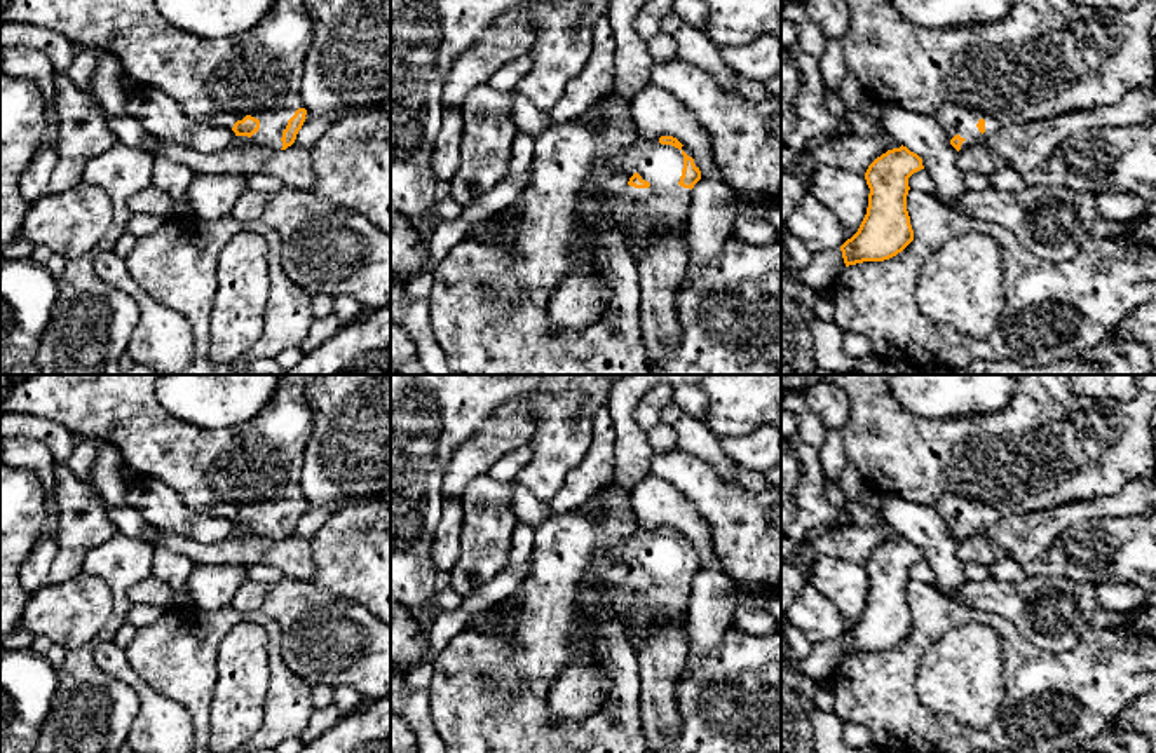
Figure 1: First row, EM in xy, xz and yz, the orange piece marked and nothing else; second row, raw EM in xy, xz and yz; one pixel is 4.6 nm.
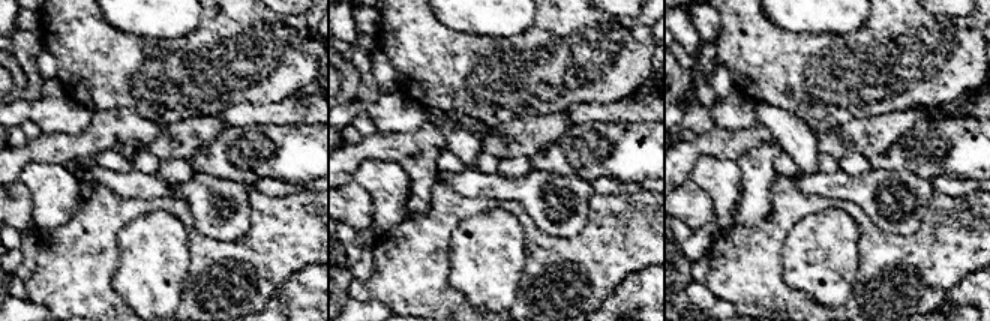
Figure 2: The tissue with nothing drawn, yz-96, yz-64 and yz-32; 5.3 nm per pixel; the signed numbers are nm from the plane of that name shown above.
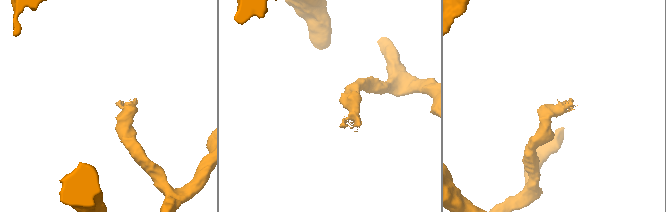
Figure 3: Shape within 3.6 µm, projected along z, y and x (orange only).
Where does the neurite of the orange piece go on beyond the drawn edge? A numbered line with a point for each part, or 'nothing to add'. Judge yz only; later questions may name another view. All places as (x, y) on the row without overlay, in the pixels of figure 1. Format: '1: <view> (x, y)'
1: yz (1048, 447)

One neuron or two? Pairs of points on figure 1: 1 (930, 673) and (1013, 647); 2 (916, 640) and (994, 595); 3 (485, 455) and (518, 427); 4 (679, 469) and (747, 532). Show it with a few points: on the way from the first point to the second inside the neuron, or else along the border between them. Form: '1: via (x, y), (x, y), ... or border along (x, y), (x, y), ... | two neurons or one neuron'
1: border along (975, 621), (987, 626), (998, 637), (1005, 691) | two neurons
2: border along (963, 603), (996, 612), (1010, 623) | two neurons
3: via (494, 447), (510, 431) | one neuron
4: via (696, 485), (727, 516), (729, 523) | one neuron

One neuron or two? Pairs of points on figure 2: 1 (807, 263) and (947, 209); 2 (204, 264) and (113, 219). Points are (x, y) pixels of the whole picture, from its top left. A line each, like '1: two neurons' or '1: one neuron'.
1: two neurons
2: one neuron

